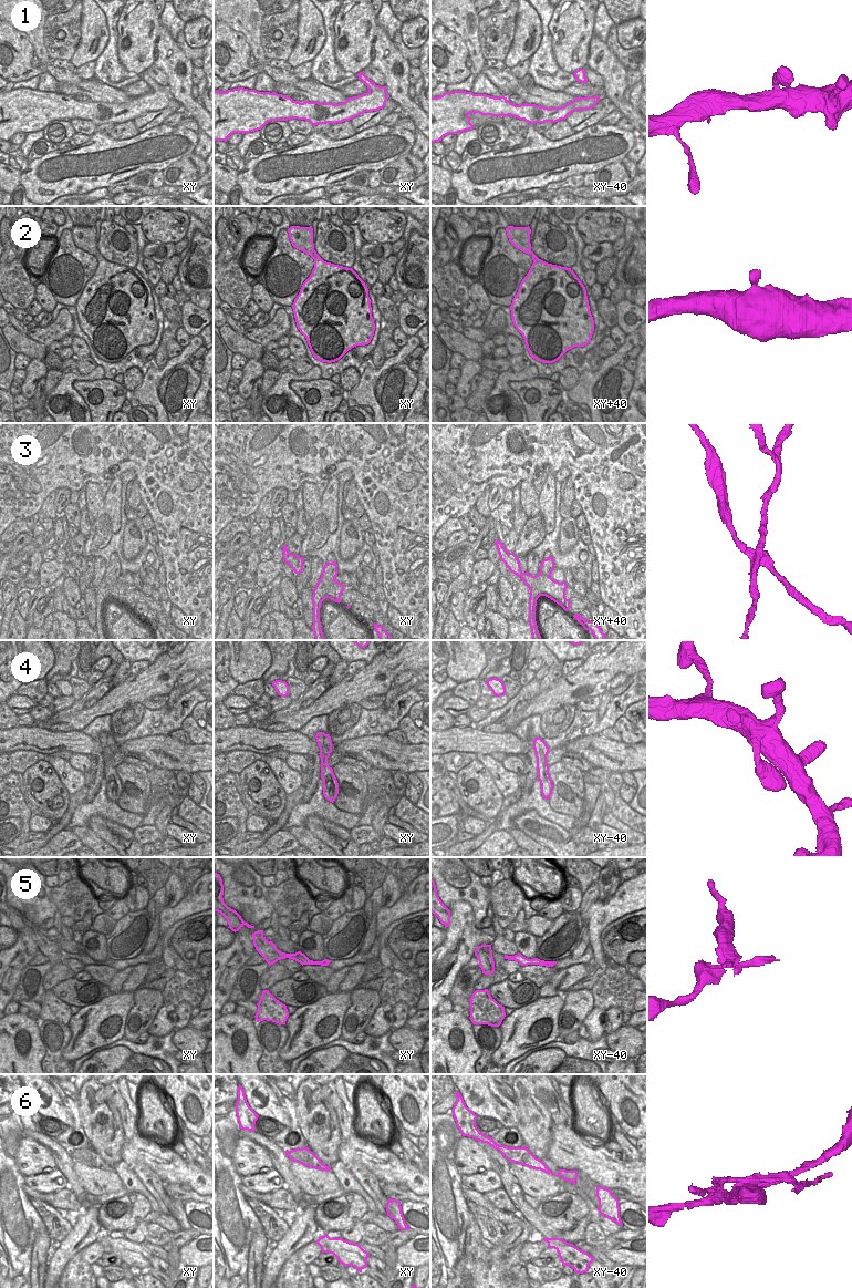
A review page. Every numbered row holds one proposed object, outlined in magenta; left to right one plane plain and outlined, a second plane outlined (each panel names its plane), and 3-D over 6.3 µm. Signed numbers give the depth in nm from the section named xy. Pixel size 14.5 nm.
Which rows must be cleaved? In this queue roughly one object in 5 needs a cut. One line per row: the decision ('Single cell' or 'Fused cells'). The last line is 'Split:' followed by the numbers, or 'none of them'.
1: Single cell
2: Single cell
3: Fused cells
4: Single cell
5: Single cell
6: Fused cells
Split: 3, 6

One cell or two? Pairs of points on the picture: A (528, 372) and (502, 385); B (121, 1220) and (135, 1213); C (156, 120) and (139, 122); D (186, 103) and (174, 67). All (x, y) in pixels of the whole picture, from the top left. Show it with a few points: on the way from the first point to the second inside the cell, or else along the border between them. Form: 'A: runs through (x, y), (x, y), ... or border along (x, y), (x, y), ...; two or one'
A: runs through (521, 375), (508, 379); one
B: runs through (124, 1217), (132, 1213); one
C: runs through (152, 120), (144, 122); one
D: runs through (183, 94), (179, 75); one

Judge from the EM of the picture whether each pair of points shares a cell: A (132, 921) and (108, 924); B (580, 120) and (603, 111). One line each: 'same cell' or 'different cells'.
A: different cells
B: same cell

